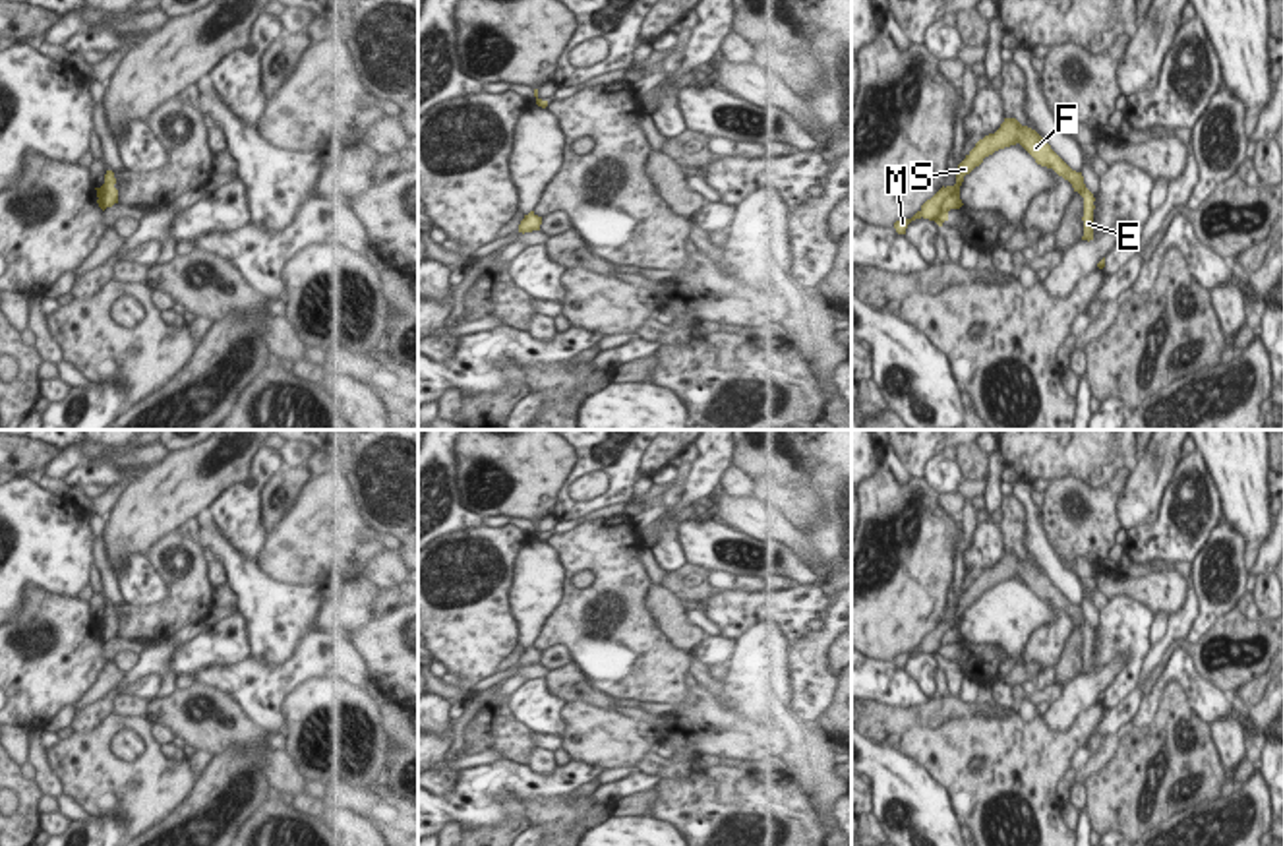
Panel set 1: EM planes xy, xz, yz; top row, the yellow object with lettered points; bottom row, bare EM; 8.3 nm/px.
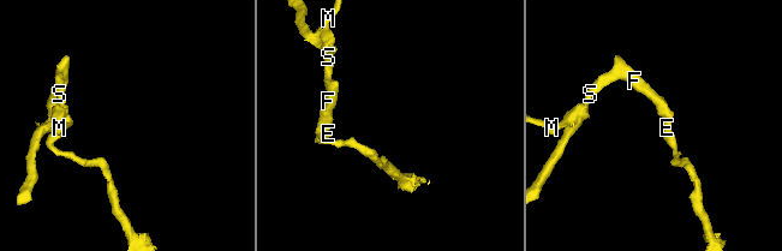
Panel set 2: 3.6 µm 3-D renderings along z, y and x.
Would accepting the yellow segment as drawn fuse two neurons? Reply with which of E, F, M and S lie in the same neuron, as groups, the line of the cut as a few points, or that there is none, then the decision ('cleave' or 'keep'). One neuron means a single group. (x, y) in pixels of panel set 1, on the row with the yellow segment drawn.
groups E F M S; cut none; keep

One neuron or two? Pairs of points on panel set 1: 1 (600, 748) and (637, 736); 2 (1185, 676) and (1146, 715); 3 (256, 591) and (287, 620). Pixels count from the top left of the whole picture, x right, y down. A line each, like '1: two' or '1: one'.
1: one
2: one
3: one

